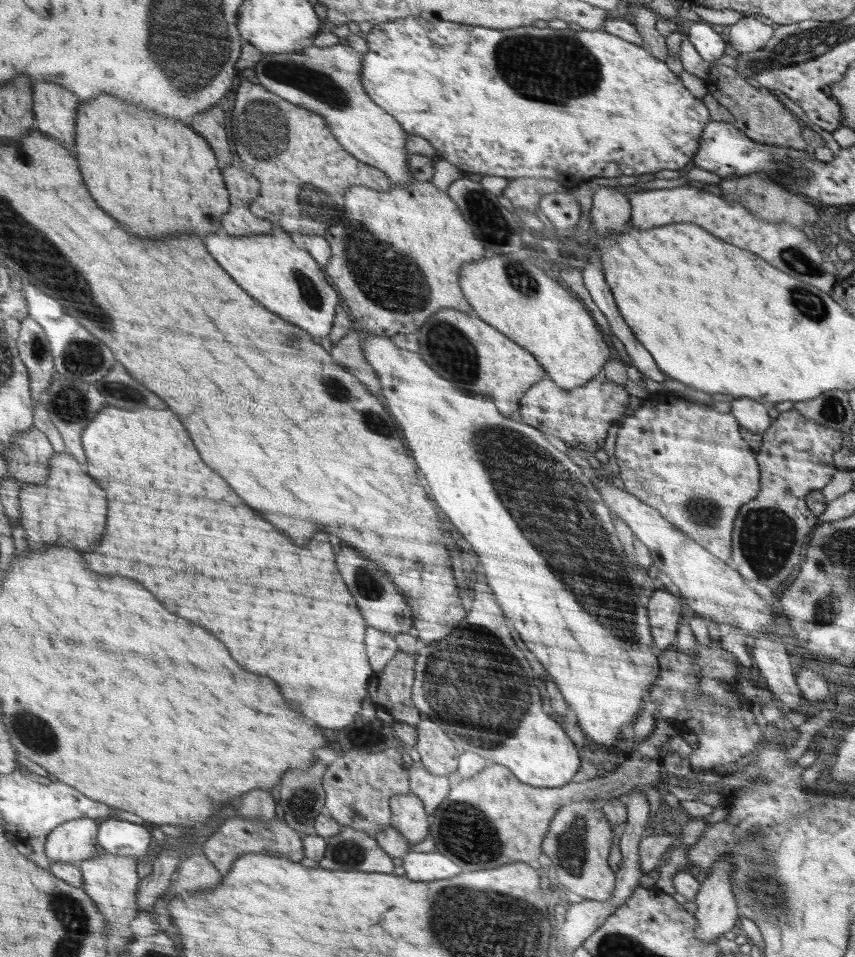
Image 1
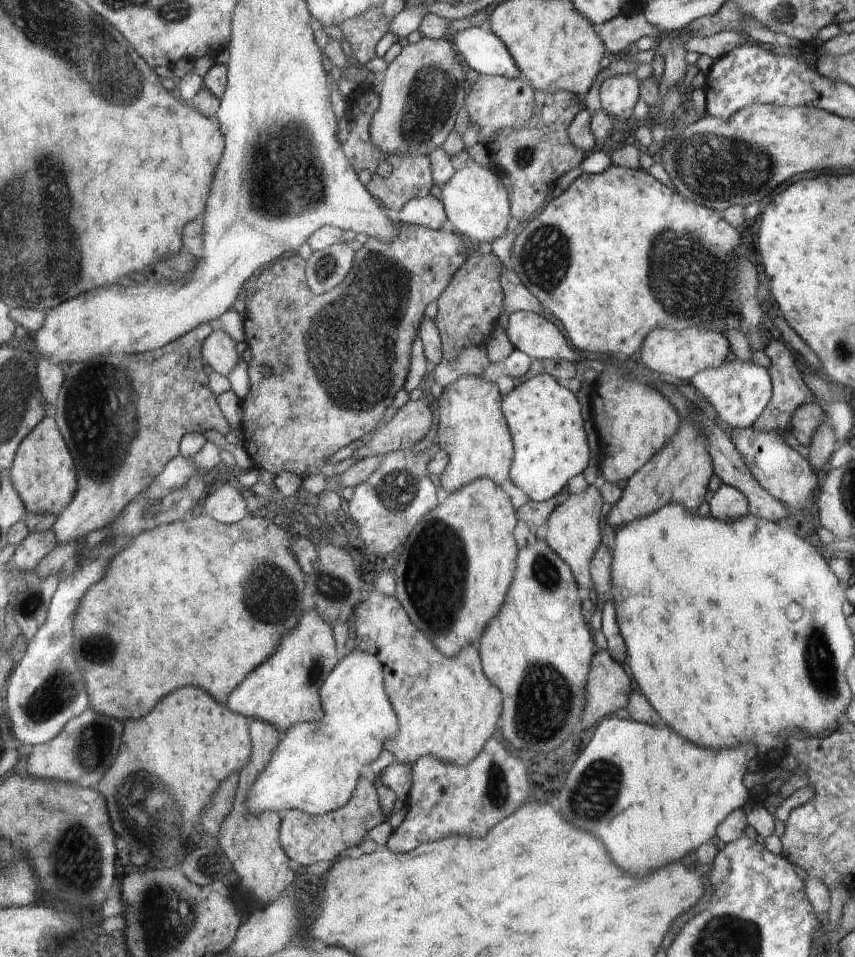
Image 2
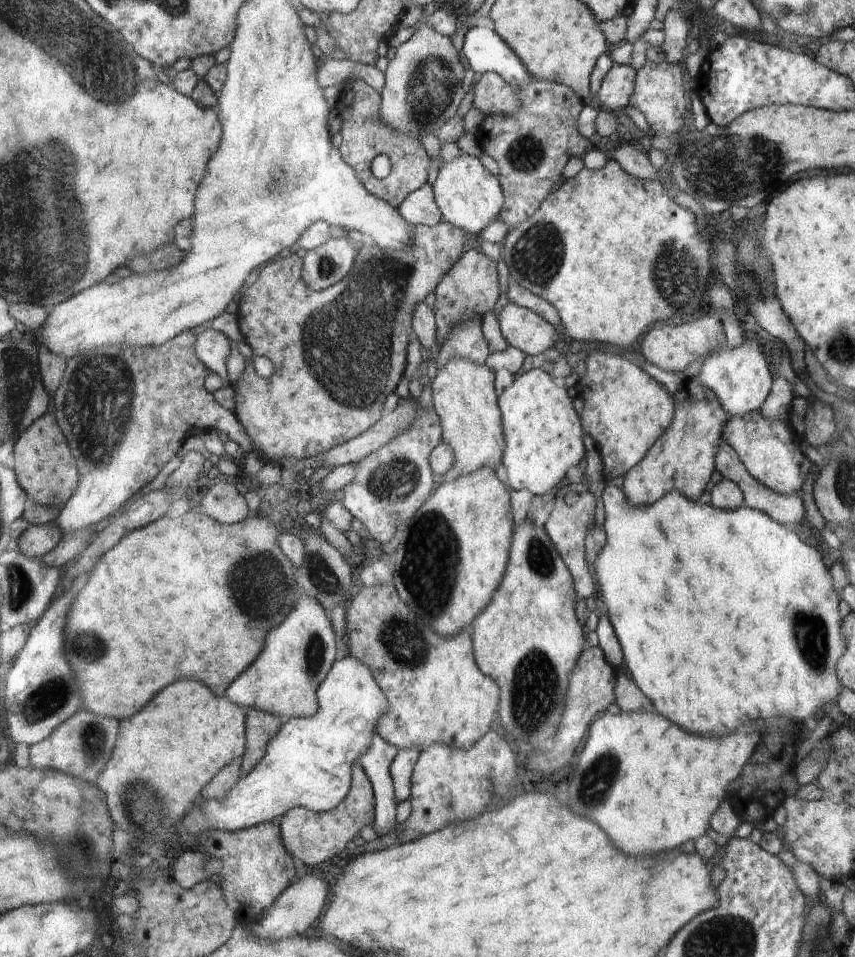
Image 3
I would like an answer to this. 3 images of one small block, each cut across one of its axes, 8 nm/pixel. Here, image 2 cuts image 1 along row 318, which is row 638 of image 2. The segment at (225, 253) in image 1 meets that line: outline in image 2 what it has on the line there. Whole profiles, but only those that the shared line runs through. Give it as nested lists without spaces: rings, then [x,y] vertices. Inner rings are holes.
[[[311,606],[290,636],[281,640],[277,652],[268,661],[264,661],[258,670],[254,670],[254,674],[250,673],[242,686],[238,686],[228,706],[234,706],[234,710],[249,720],[258,719],[270,723],[280,735],[298,723],[321,721],[325,716],[321,706],[321,686],[337,664],[332,630]]]

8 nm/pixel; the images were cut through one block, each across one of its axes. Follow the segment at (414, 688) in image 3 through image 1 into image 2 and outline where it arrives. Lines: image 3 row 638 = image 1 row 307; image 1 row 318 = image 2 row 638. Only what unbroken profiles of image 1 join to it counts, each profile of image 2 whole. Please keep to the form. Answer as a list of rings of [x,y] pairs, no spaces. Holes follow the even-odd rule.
[[[378,590],[372,592],[370,598],[366,598],[356,607],[351,632],[350,646],[375,654],[384,667],[385,689],[400,720],[399,735],[395,739],[386,741],[384,748],[392,754],[394,761],[413,765],[422,757],[431,756],[459,767],[471,763],[488,744],[492,732],[496,730],[498,718],[504,712],[504,695],[485,674],[478,647],[470,645],[455,657],[442,656],[432,646],[432,642],[422,634],[422,630],[418,630],[410,622],[398,600],[386,598]]]

